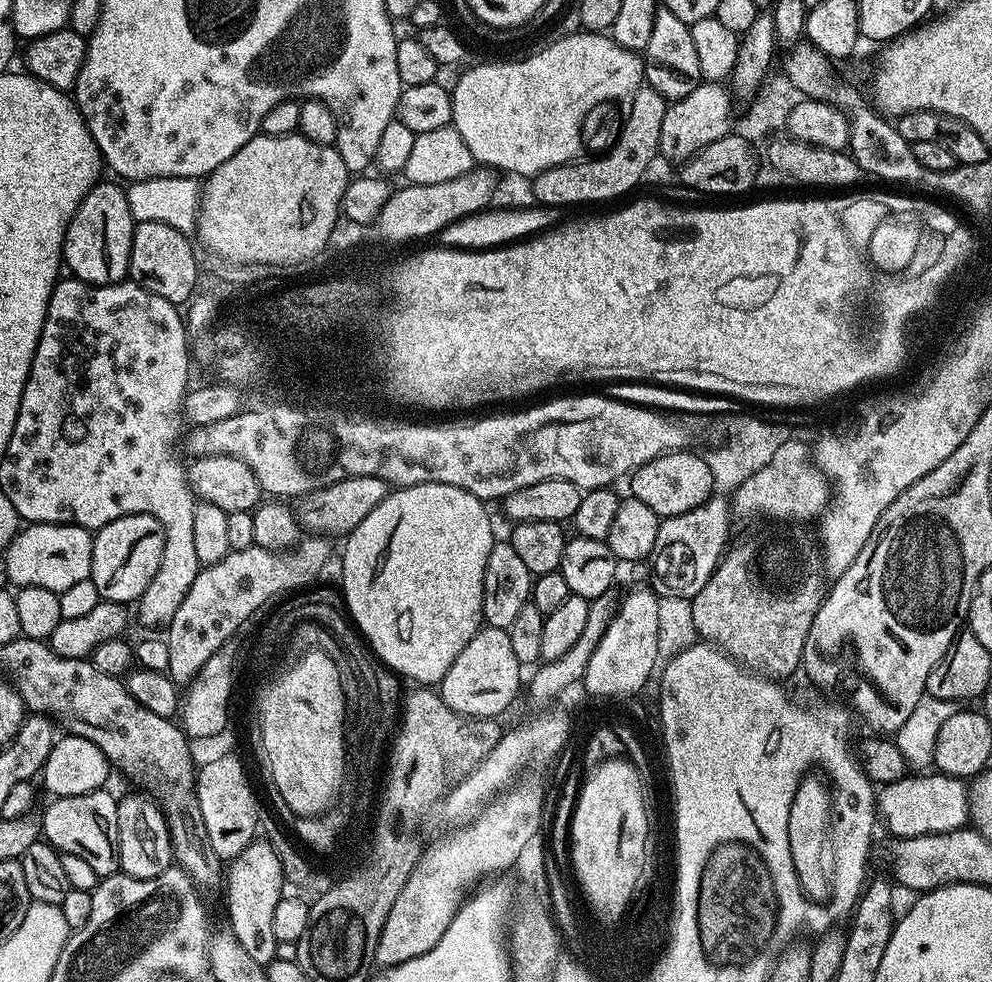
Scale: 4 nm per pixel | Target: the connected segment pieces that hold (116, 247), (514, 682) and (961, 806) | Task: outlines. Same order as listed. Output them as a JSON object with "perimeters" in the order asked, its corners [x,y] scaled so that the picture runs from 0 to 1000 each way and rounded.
{"perimeters":[[[[98,185],[74,218],[65,239],[64,268],[74,282],[87,289],[120,289],[129,281],[135,225],[128,195],[120,186]]],[[[485,638],[484,643],[470,654],[466,666],[458,670],[458,678],[450,682],[445,690],[442,704],[445,711],[463,729],[477,731],[500,731],[520,713],[524,705],[526,678],[518,666],[514,646],[510,640]]],[[[912,788],[907,794],[890,799],[882,812],[882,822],[885,824],[886,834],[903,853],[912,851],[932,851],[933,849],[950,849],[961,847],[964,843],[973,842],[976,833],[976,807],[971,793],[951,788]]]]}

